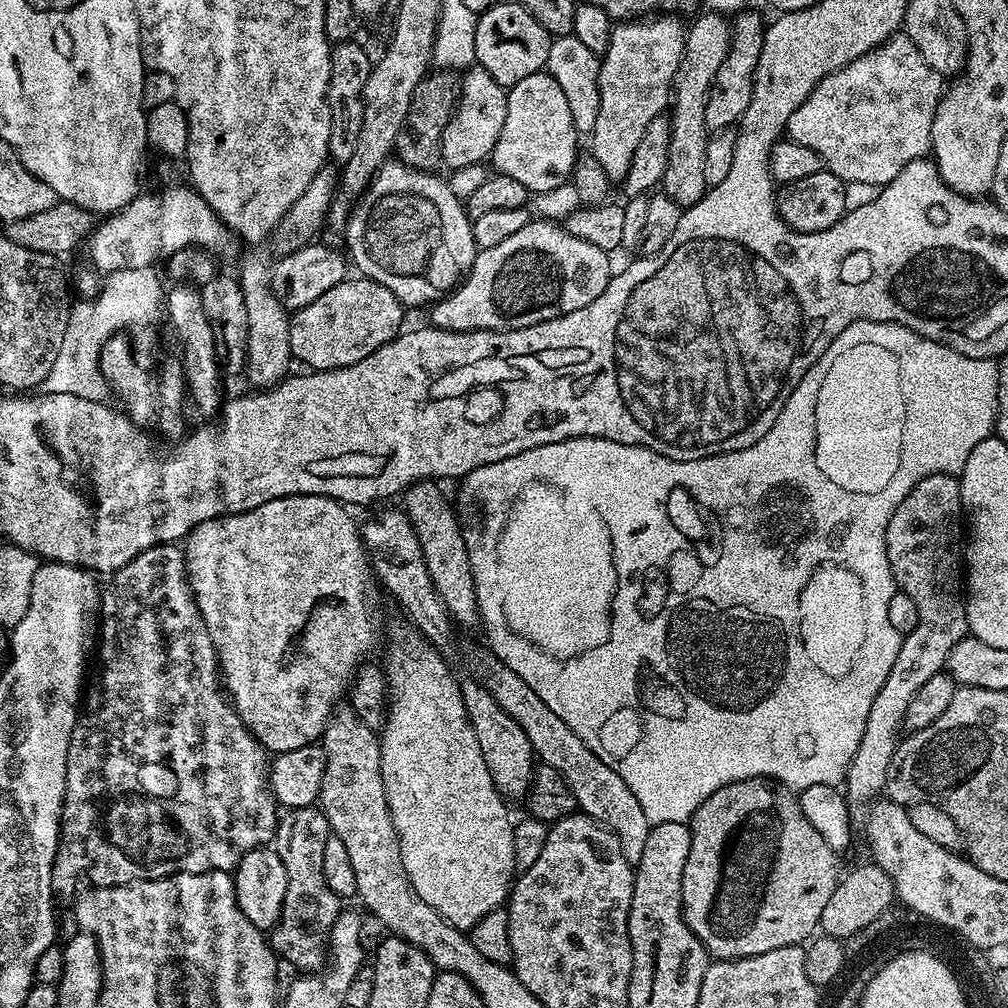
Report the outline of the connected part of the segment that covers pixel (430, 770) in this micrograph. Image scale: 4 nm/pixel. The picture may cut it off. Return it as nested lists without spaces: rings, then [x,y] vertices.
[[[411,626],[396,628],[388,640],[388,653],[384,656],[382,667],[384,677],[388,680],[388,702],[386,705],[386,719],[380,736],[382,750],[382,782],[386,786],[386,802],[390,806],[390,818],[394,822],[394,830],[398,834],[398,842],[402,850],[402,866],[406,866],[406,874],[410,878],[410,886],[418,890],[418,898],[426,902],[426,906],[434,906],[446,922],[455,928],[471,930],[486,914],[501,907],[507,901],[514,877],[518,869],[514,862],[514,820],[508,817],[505,797],[500,795],[494,786],[490,770],[486,766],[486,758],[482,758],[482,746],[478,746],[478,738],[474,738],[474,726],[470,726],[470,718],[466,714],[466,706],[462,702],[462,690],[458,676],[448,669],[444,661],[445,653],[430,643],[423,632],[416,631]]]

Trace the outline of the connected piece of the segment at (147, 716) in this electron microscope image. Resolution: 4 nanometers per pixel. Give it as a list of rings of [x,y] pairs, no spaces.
[[[159,544],[150,550],[134,557],[126,566],[122,566],[117,572],[111,573],[112,580],[107,585],[103,585],[100,594],[100,610],[98,613],[98,652],[100,648],[100,669],[96,672],[96,677],[91,677],[90,683],[86,688],[86,695],[82,700],[82,711],[79,713],[76,725],[70,738],[70,746],[66,754],[66,791],[64,792],[64,805],[60,815],[60,826],[65,833],[77,832],[84,839],[84,860],[88,863],[86,875],[92,880],[97,888],[109,888],[119,884],[129,884],[139,880],[157,880],[163,876],[173,876],[175,872],[227,872],[231,873],[243,855],[255,848],[265,847],[275,837],[278,827],[278,805],[268,789],[268,769],[270,767],[269,753],[256,741],[254,734],[242,722],[242,718],[236,713],[232,706],[232,701],[226,695],[222,681],[220,679],[220,669],[216,663],[216,651],[214,642],[204,625],[202,614],[198,610],[195,597],[192,595],[192,588],[188,585],[188,571],[184,565],[184,549],[176,544]]]

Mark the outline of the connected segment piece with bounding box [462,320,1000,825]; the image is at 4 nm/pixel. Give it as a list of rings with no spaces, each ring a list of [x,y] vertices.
[[[856,320],[810,366],[810,370],[794,386],[790,398],[786,398],[786,406],[778,414],[774,426],[754,446],[746,446],[742,450],[714,454],[697,460],[671,460],[662,454],[658,454],[649,448],[643,448],[637,444],[623,444],[613,440],[603,440],[593,436],[579,436],[562,442],[550,442],[546,446],[534,446],[534,450],[522,450],[522,454],[514,454],[510,458],[502,458],[502,462],[494,462],[490,466],[482,466],[474,470],[469,476],[463,477],[464,492],[472,500],[480,503],[484,511],[484,517],[480,520],[480,533],[476,536],[476,544],[471,545],[472,573],[474,574],[474,586],[476,587],[476,606],[480,609],[480,624],[488,631],[488,640],[492,655],[499,658],[510,670],[514,670],[614,770],[614,774],[622,777],[622,782],[634,790],[634,798],[642,806],[646,813],[649,825],[662,822],[688,822],[692,815],[714,794],[714,790],[722,790],[722,786],[730,786],[730,782],[739,780],[754,780],[757,778],[775,778],[783,787],[799,790],[806,786],[826,786],[827,784],[843,785],[844,778],[848,774],[848,768],[852,764],[854,754],[862,742],[862,734],[866,730],[866,714],[870,714],[870,705],[878,690],[882,690],[882,682],[886,682],[886,674],[890,674],[890,666],[894,666],[894,658],[898,658],[901,637],[894,626],[890,626],[889,607],[890,598],[898,591],[896,582],[892,578],[890,570],[890,558],[886,554],[886,526],[898,510],[898,506],[910,494],[910,490],[922,478],[930,474],[946,474],[959,477],[960,472],[966,466],[966,458],[970,458],[970,450],[978,446],[986,437],[993,435],[996,430],[996,415],[998,414],[998,378],[1000,377],[1000,365],[996,360],[979,360],[978,358],[966,358],[966,354],[958,354],[945,344],[934,342],[930,338],[920,336],[914,330],[910,330],[901,324],[879,324],[869,320]]]

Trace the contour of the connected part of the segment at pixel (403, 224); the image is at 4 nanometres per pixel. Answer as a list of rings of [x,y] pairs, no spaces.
[[[389,162],[378,170],[376,177],[370,182],[370,186],[365,190],[364,195],[360,197],[358,206],[353,207],[351,214],[348,216],[348,223],[344,226],[342,233],[343,239],[348,239],[347,253],[350,255],[351,263],[354,265],[361,277],[378,282],[382,286],[386,286],[386,290],[390,290],[400,303],[407,306],[409,309],[431,306],[437,300],[443,300],[471,270],[472,264],[476,261],[476,253],[478,251],[474,242],[474,234],[472,233],[472,221],[468,219],[468,213],[465,205],[454,194],[450,194],[450,186],[447,179],[439,180],[436,174],[432,172],[419,172],[416,168],[412,168],[409,164],[401,164],[399,162]]]

